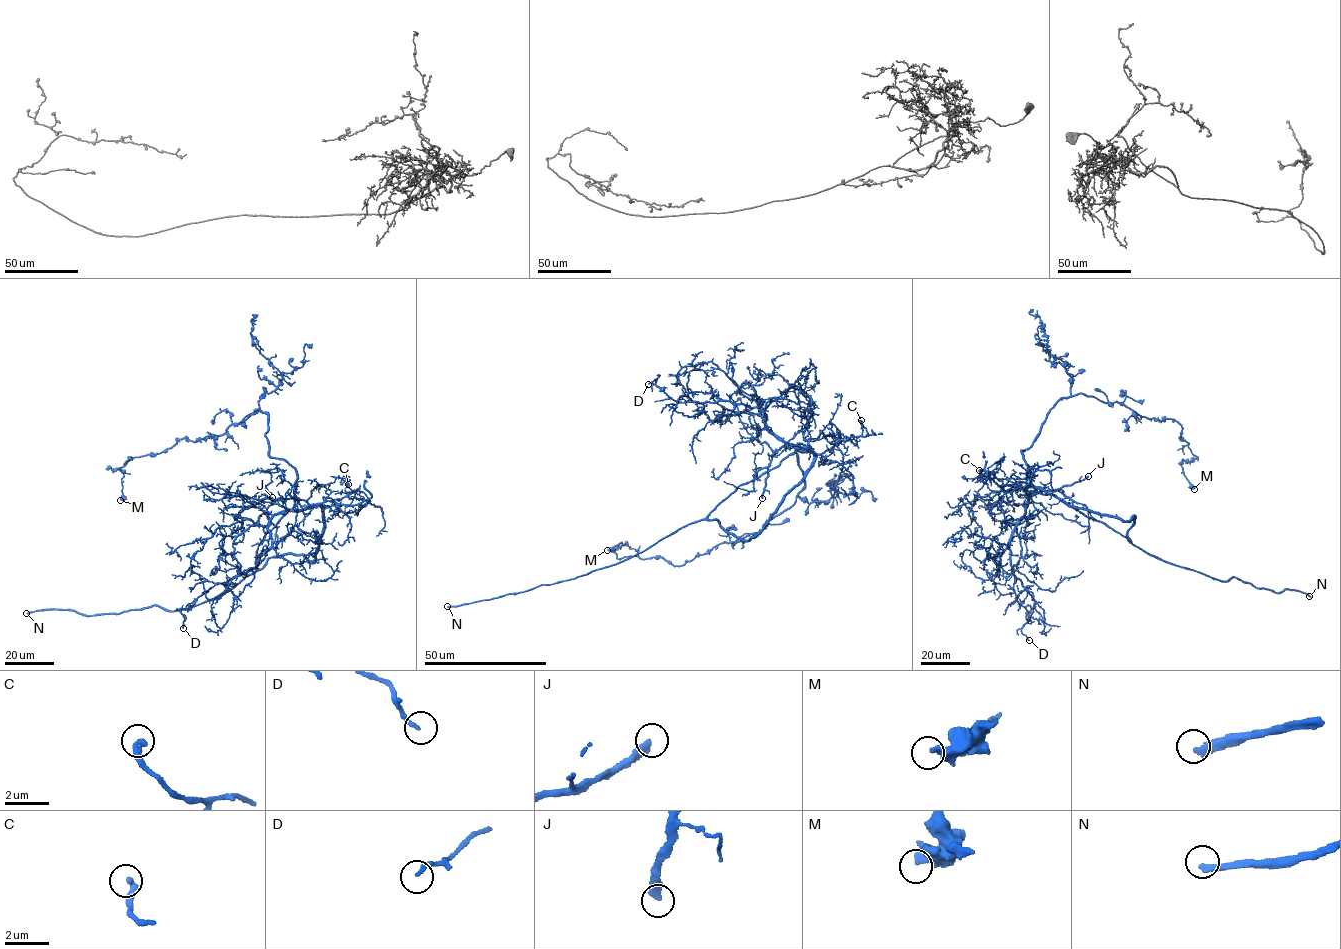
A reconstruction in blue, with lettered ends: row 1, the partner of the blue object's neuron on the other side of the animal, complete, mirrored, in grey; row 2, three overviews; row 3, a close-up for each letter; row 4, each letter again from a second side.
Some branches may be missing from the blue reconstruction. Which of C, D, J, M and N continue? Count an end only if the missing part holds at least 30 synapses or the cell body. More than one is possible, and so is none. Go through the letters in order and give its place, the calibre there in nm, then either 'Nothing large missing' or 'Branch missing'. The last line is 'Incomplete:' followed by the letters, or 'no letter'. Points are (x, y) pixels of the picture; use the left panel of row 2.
C: Place: (348, 484). Thickness 300 nm. Nothing large missing
D: Place: (183, 628). Thickness 190 nm. Nothing large missing
J: Place: (272, 497). Thickness 360 nm. Branch missing
M: Place: (120, 500). Thickness 360 nm. Nothing large missing
N: Place: (26, 613). Thickness 320 nm. Branch missing
Incomplete: J, N

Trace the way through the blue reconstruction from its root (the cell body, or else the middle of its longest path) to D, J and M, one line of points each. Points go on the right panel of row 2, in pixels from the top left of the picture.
D: (1078, 511), (1129, 540), (1134, 516), (1100, 515), (1028, 487), (1008, 548), (1034, 601), (1021, 629), (1029, 640)
J: (1078, 511), (1129, 540), (1134, 516), (1123, 521), (1072, 507), (1034, 487), (1027, 493), (1031, 498), (1088, 476)
M: (1078, 511), (1037, 490), (1020, 451), (1056, 402), (1079, 393), (1181, 425), (1198, 457), (1181, 464), (1194, 489)

